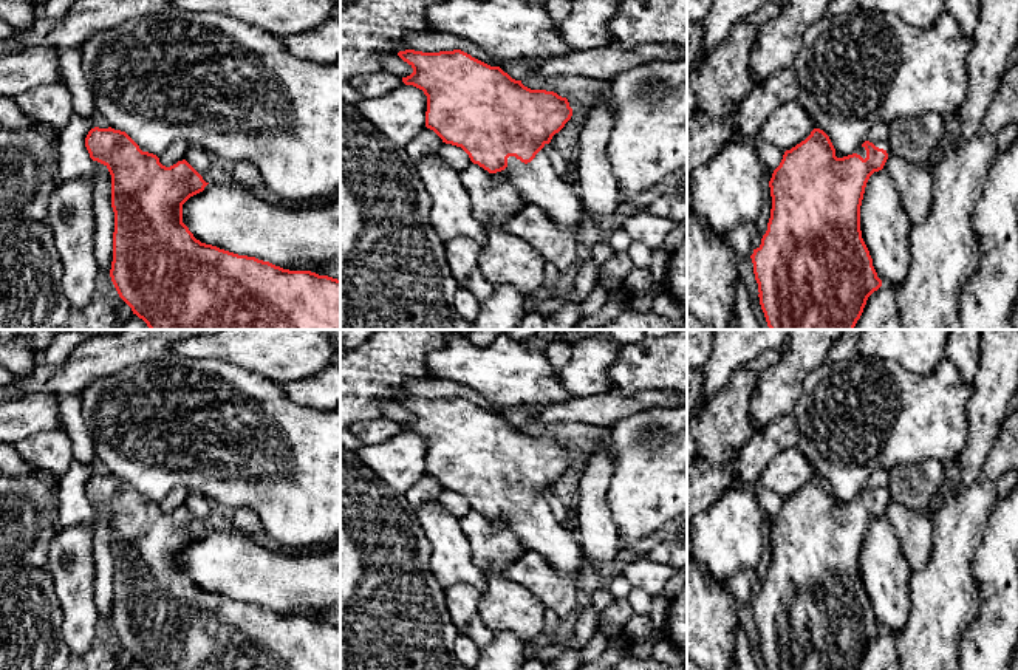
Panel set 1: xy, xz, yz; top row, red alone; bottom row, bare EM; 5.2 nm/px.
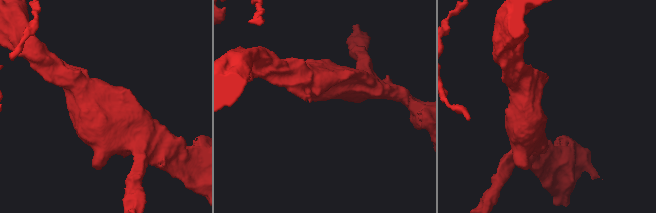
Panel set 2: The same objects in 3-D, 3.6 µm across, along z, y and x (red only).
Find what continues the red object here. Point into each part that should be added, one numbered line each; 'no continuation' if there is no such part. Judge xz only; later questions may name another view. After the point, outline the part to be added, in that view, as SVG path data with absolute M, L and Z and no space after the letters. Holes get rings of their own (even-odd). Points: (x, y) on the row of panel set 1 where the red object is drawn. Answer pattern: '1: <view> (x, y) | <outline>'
1: xz (536, 181) | M545 147L528 164L509 156L504 173L526 204L543 209L562 231L577 232L585 215L582 200L576 195L574 179L563 179L552 170Z

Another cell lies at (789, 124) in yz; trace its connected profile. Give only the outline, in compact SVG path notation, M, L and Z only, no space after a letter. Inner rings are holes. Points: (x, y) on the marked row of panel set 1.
M792 99L778 107L760 127L760 136L764 142L791 150L804 141L815 128L811 116Z

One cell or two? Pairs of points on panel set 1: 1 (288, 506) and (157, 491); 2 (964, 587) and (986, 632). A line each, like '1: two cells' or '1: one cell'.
1: one cell
2: two cells

